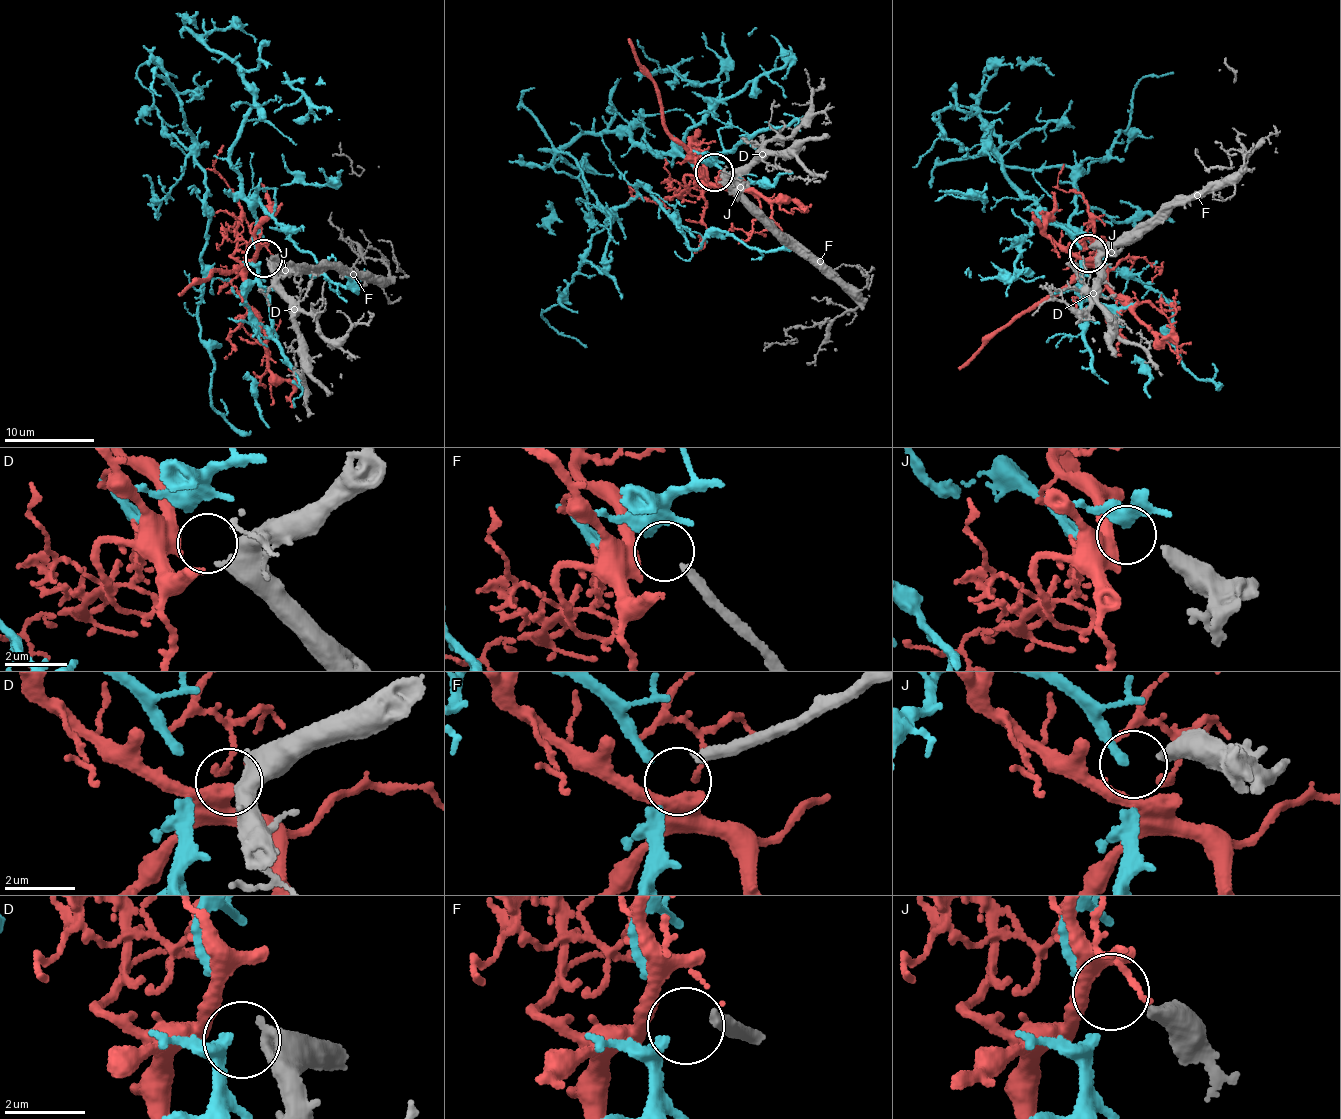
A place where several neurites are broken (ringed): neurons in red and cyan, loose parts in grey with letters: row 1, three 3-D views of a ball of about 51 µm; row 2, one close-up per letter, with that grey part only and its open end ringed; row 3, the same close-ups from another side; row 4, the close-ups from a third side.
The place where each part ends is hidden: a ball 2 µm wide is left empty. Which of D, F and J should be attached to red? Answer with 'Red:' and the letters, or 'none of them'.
Red: D

